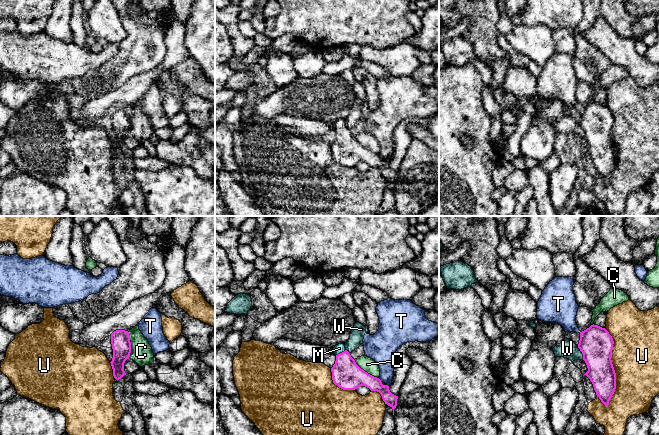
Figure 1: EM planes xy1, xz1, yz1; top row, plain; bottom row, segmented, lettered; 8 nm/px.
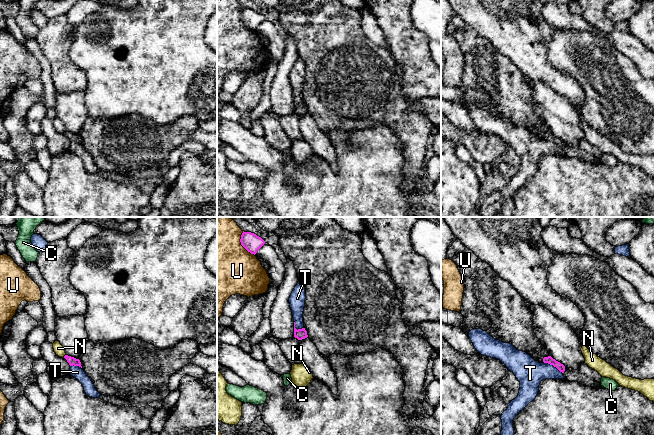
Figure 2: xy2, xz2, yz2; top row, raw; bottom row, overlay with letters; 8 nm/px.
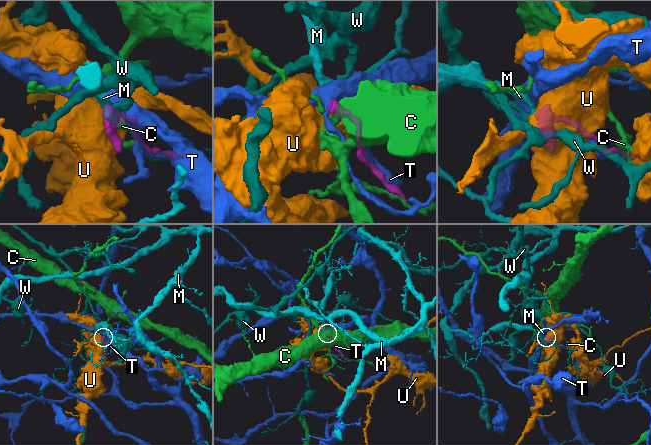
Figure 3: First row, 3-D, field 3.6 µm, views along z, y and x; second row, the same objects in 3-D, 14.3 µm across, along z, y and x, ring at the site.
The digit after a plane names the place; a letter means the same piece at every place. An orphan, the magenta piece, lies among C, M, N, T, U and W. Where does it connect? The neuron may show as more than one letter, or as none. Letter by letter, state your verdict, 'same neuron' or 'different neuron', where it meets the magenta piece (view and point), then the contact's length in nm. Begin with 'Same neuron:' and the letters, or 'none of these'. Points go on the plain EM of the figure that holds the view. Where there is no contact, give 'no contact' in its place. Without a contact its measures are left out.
Same neuron: M
C: different neuron; meets magenta in xz1 at (366, 148); contact 240 nm long
M: same neuron; meets magenta in xz1 at (340, 129); contact 90 nm long
N: different neuron; meets magenta in xy2 at (64, 132); contact 40 nm long
T: different neuron; meets magenta in yz2 at (553, 141); contact 180 nm long
U: different neuron; meets magenta in yz1 at (613, 144); contact 600 nm long
W: different neuron; meets magenta in yz1 at (582, 129); contact 120 nm long

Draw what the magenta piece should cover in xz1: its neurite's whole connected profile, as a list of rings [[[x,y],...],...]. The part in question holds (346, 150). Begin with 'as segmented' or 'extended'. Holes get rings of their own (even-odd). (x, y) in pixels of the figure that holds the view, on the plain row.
extended; [[[344,120],[336,121],[332,127],[336,131],[335,140],[331,144],[333,159],[343,166],[355,166],[360,162],[365,162],[371,167],[379,168],[385,180],[393,185],[394,191],[398,172],[390,168],[389,162],[383,161],[379,154],[361,145]]]

